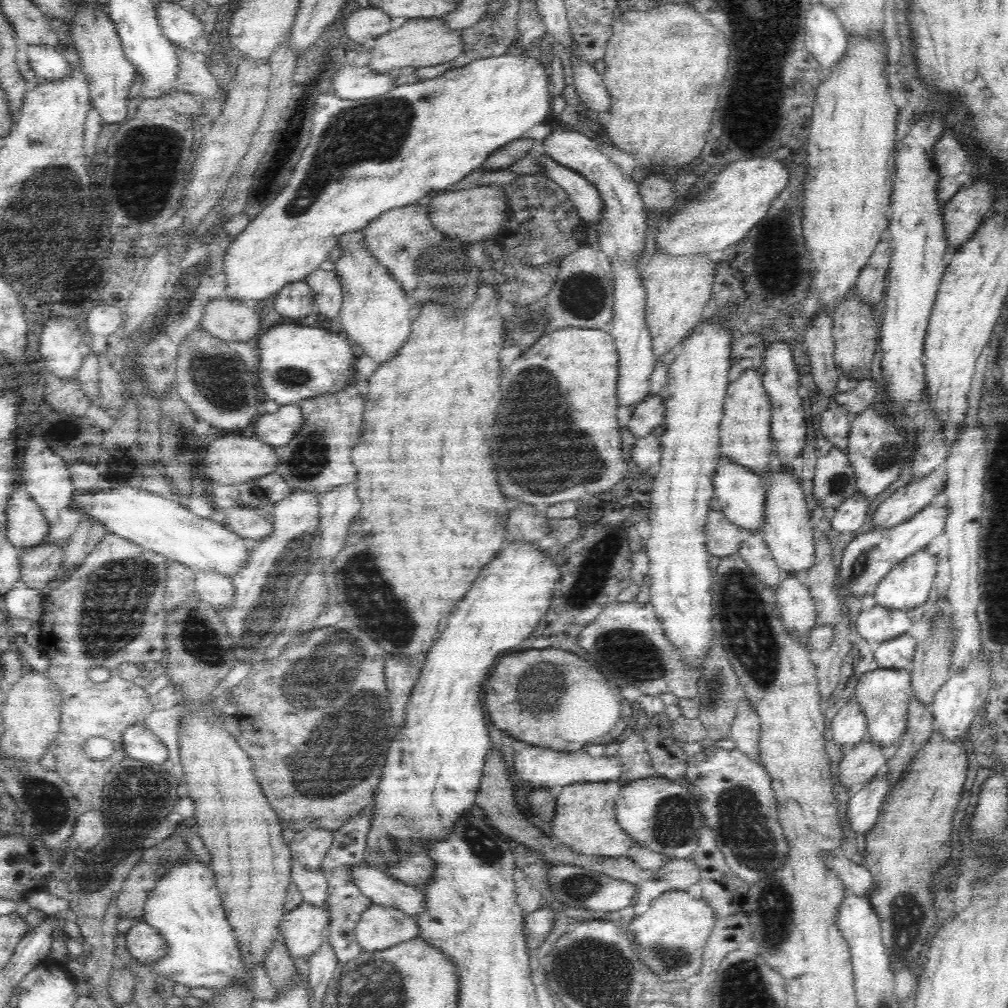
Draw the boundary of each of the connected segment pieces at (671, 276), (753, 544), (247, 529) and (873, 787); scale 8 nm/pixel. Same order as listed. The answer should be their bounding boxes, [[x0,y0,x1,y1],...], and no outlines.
[[640,252,717,359],[738,532,782,590],[211,502,274,540],[846,766,892,834]]

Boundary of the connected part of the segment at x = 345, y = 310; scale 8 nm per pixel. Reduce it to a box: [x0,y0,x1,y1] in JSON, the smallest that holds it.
[334,231,416,365]

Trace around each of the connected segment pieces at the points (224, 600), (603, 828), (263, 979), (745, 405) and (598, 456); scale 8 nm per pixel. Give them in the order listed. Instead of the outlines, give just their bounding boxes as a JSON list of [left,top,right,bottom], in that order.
[[194,570,234,608],[552,781,634,858],[142,855,283,1001],[719,371,772,477],[490,328,628,508]]

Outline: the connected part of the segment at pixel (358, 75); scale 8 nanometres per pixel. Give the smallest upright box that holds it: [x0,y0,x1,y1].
[332,63,396,100]

